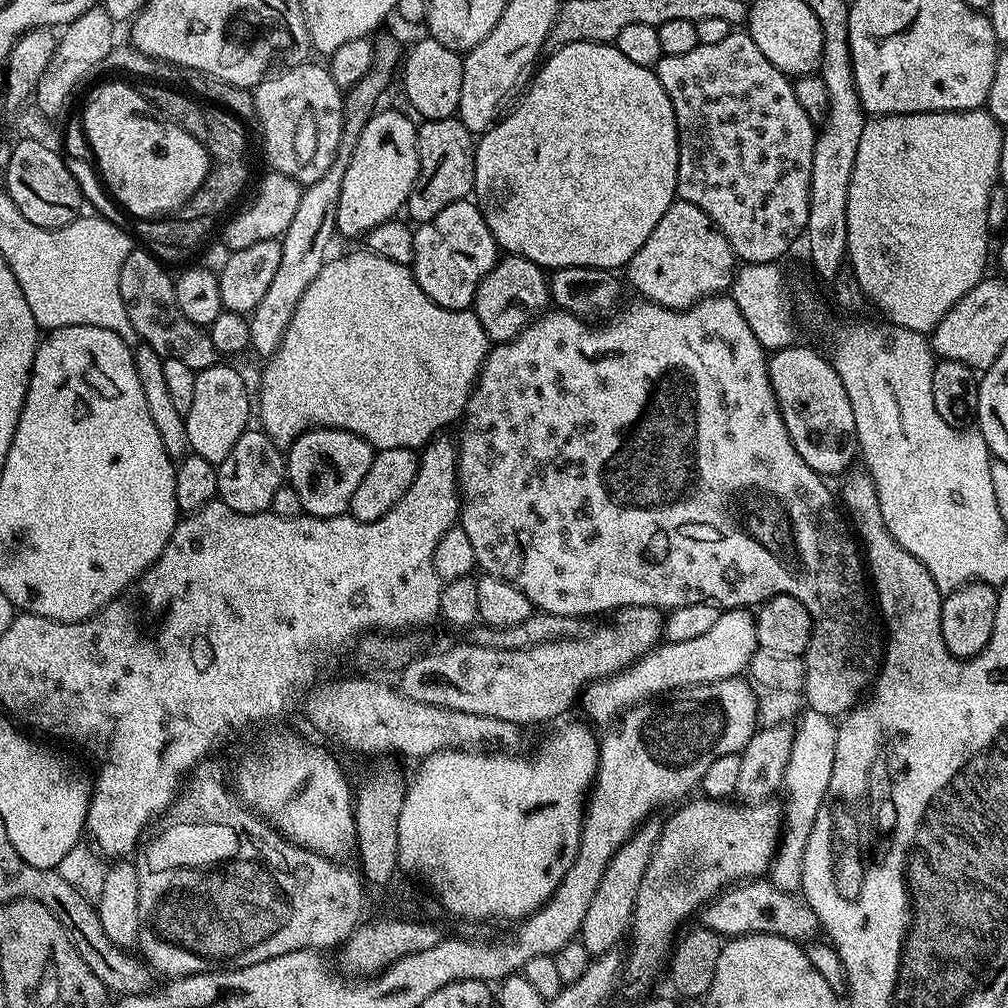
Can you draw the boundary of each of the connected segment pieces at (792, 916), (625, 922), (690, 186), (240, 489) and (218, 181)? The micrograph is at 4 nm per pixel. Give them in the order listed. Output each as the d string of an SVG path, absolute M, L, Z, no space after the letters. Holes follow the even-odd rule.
M757 878L731 885L708 901L702 909L703 927L717 932L722 938L749 936L750 934L774 934L787 940L812 942L821 935L820 919L810 905L799 895L778 890L771 879Z
M649 818L640 825L639 830L624 843L610 858L606 866L606 874L602 874L602 882L598 882L598 890L594 898L590 898L590 906L586 910L586 918L582 918L579 942L586 946L589 957L601 956L603 952L613 951L620 939L629 935L632 926L632 907L636 901L638 886L642 874L646 874L646 866L650 866L652 852L660 837L661 821Z
M734 30L722 42L710 42L709 44L699 44L694 50L689 50L686 54L663 55L655 66L656 77L662 82L662 90L670 98L670 106L674 110L676 119L676 137L678 138L678 174L676 175L676 194L679 199L690 202L698 206L702 211L716 223L716 228L722 230L722 234L730 242L734 250L737 261L746 264L771 264L779 261L779 256L784 256L788 252L788 247L797 239L804 235L806 218L808 217L808 207L810 206L810 162L814 162L814 146L816 145L817 125L802 110L796 97L796 90L793 81L784 73L779 72L754 46L754 42L748 37L747 31Z
M263 430L243 432L216 469L218 498L238 514L258 514L271 509L274 494L286 483L286 456ZM256 431L256 432L255 432Z
M202 102L199 103L198 110L204 118L206 134L197 136L197 140L202 142L208 152L210 169L202 186L194 192L180 209L181 219L219 217L218 214L224 211L239 196L250 174L247 160L248 142L243 121L225 109Z

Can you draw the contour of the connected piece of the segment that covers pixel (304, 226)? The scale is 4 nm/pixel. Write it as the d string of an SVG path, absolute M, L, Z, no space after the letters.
M377 35L372 49L372 69L359 80L353 88L347 89L344 98L344 133L338 146L338 154L318 182L307 185L301 191L298 198L298 210L291 220L290 226L284 231L280 240L282 246L282 262L278 262L278 270L274 273L274 278L270 281L270 286L266 289L266 294L262 302L250 313L248 325L250 326L250 338L252 339L250 348L257 352L261 358L272 356L276 352L276 347L282 342L284 332L290 326L290 318L294 318L294 310L298 302L302 302L302 294L306 294L310 282L318 278L318 270L329 259L328 243L332 236L337 235L336 231L336 211L338 210L338 198L344 196L344 175L346 166L350 166L350 158L354 154L356 138L366 126L366 122L372 117L372 113L377 111L380 95L388 88L391 82L391 72L397 71L402 60L402 48L392 36Z

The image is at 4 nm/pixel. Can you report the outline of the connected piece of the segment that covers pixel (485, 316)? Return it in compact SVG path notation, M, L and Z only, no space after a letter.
M504 254L497 259L490 274L482 278L476 297L472 299L471 311L476 313L478 322L482 322L482 330L486 330L489 341L504 344L507 340L513 340L549 308L548 276L545 269L521 256Z

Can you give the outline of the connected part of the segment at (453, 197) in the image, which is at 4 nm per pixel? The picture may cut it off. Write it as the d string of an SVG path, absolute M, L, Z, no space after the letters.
M459 118L425 120L416 129L416 145L420 159L420 173L416 185L410 190L406 205L407 219L419 226L430 222L434 214L442 214L446 206L471 197L474 189L474 162L476 161L476 140L474 133L466 130Z

